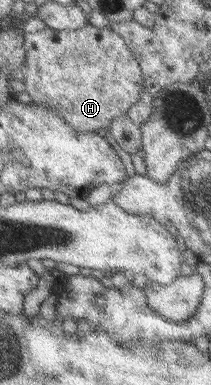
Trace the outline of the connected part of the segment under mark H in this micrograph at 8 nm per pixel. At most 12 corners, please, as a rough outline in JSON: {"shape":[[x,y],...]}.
{"shape":[[25,33],[32,103],[109,129],[146,90],[122,35]]}

